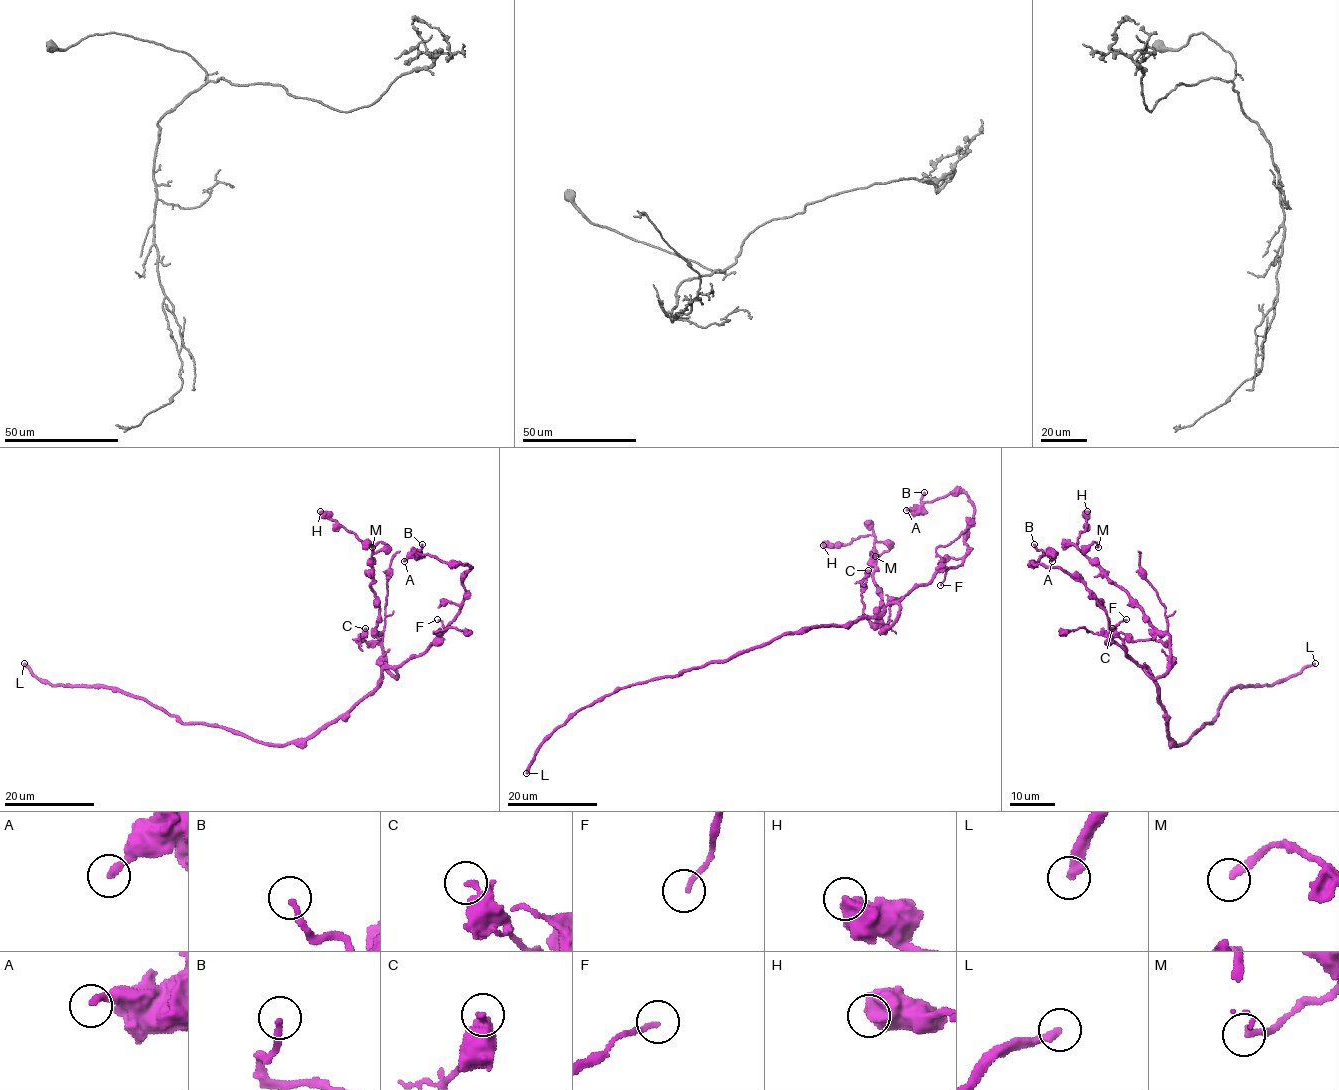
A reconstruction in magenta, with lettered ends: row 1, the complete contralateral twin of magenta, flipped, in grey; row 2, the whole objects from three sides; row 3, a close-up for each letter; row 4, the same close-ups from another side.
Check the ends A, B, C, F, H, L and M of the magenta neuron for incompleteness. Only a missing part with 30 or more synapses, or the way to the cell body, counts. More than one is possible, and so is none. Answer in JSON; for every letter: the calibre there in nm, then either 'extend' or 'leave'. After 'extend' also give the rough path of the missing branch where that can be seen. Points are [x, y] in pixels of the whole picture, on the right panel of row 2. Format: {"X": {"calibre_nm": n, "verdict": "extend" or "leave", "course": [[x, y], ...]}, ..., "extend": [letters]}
{"A": {"calibre_nm": 240, "verdict": "leave"}, "B": {"calibre_nm": 200, "verdict": "leave"}, "C": {"calibre_nm": 240, "verdict": "leave"}, "F": {"calibre_nm": 170, "verdict": "leave"}, "H": {"calibre_nm": 700, "verdict": "leave"}, "L": {"calibre_nm": 320, "verdict": "extend"}, "M": {"calibre_nm": 260, "verdict": "leave"}, "extend": ["L"]}

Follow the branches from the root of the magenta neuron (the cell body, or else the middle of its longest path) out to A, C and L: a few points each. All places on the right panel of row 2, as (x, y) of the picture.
A: (1168, 731), (1152, 675), (1112, 639), (1105, 609), (1081, 581), (1034, 564), (1044, 554), (1052, 561)
C: (1168, 731), (1159, 690), (1144, 668), (1159, 678), (1168, 668), (1170, 645), (1154, 639), (1131, 641), (1112, 628)
L: (1168, 731), (1176, 745), (1183, 745), (1201, 726), (1218, 716), (1219, 706), (1233, 688), (1278, 684), (1315, 663)

